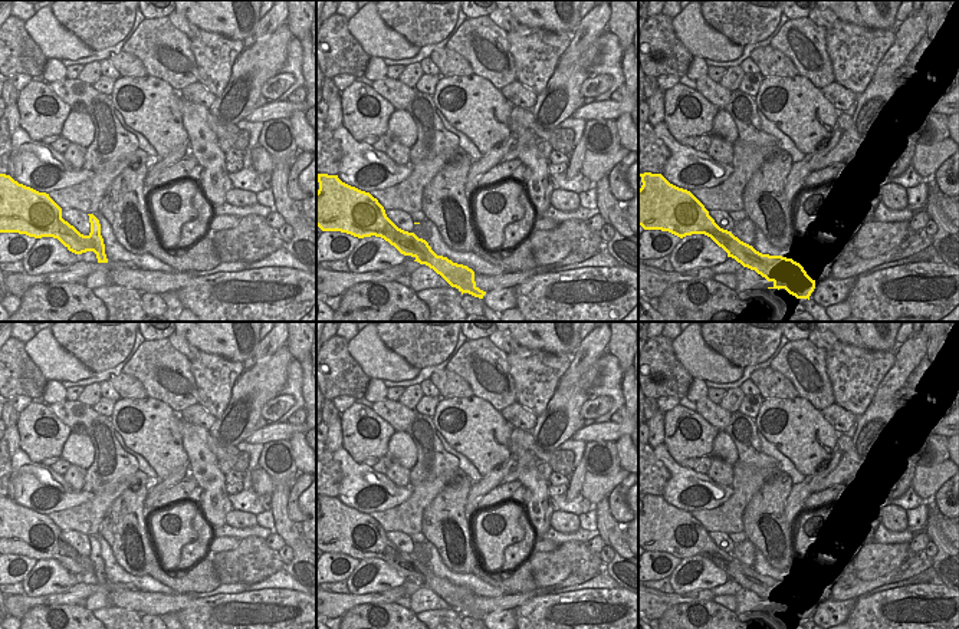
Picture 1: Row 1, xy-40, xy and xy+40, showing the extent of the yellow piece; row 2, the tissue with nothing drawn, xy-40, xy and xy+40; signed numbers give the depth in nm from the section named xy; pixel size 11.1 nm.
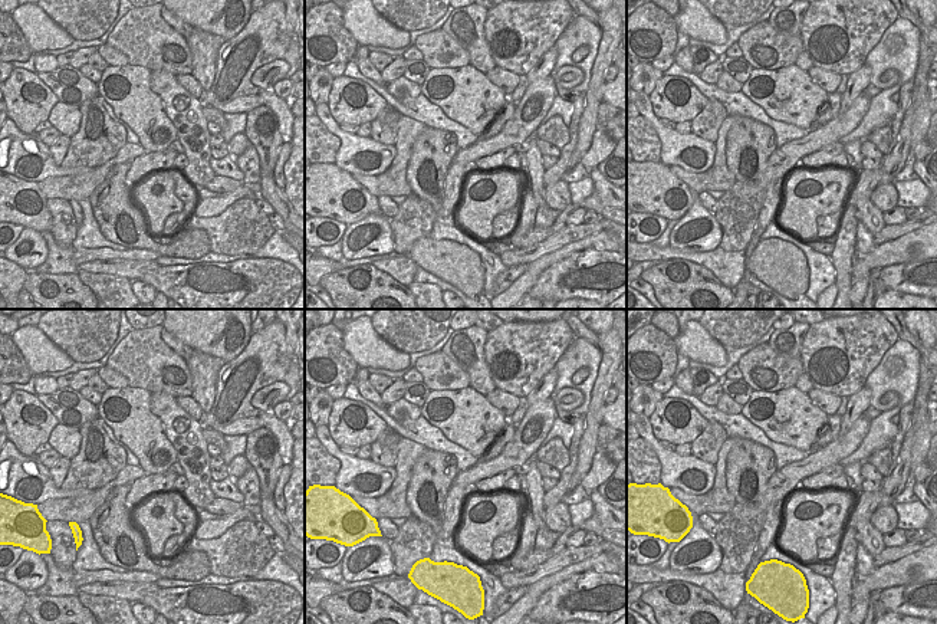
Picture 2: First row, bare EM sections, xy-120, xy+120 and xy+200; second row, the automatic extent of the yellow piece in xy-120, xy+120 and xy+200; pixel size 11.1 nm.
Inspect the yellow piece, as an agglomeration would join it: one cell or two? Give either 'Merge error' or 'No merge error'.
No merge error.

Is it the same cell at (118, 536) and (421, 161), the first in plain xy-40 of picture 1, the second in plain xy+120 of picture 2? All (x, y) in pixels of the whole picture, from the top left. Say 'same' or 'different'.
same

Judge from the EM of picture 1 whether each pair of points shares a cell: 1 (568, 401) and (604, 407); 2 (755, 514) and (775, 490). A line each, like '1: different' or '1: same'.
1: different
2: same

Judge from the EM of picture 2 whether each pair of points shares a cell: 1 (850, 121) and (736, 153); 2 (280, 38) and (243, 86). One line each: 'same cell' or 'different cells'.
1: different cells
2: same cell

